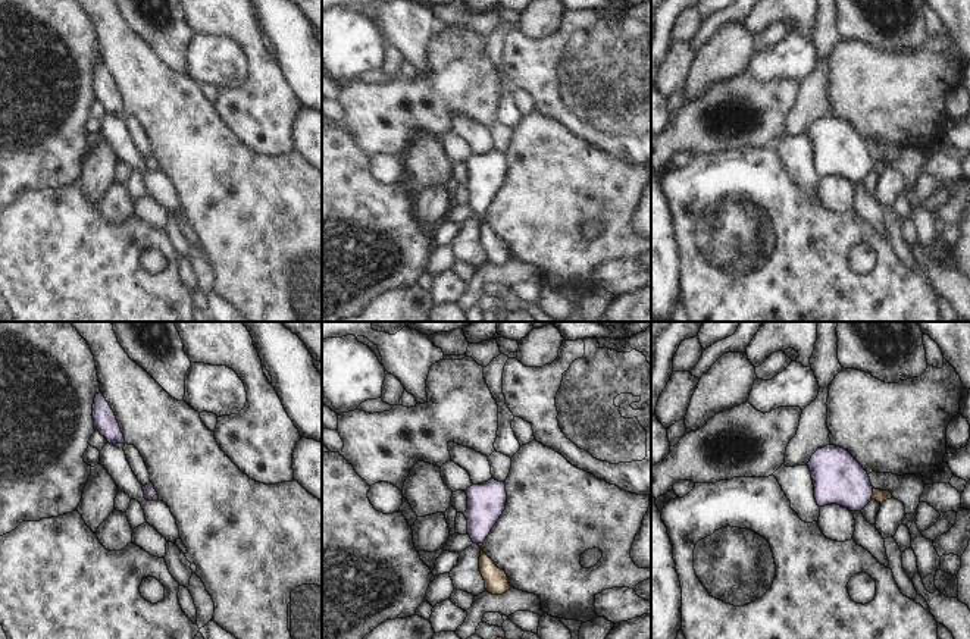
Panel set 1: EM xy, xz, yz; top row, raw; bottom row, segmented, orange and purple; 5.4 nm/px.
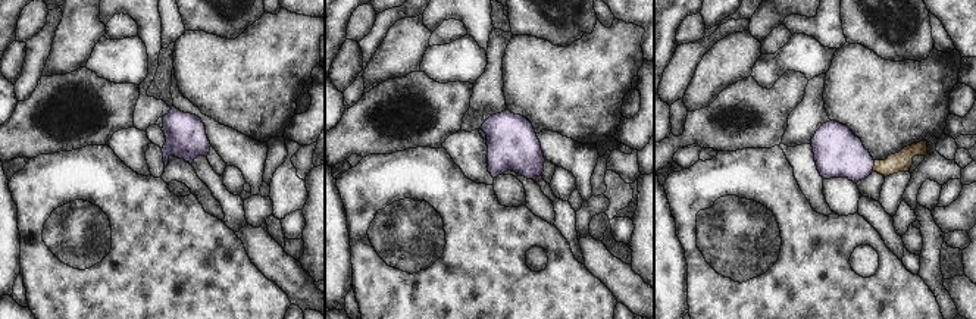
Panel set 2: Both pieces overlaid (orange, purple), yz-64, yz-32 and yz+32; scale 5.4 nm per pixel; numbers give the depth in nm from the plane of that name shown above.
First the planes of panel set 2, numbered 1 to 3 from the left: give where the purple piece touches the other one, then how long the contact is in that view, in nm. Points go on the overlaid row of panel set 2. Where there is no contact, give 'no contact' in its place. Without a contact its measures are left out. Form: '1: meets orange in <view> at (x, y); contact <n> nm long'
1: no contact
2: no contact
3: meets orange in yz+32 at (873, 166); contact 70 nm long

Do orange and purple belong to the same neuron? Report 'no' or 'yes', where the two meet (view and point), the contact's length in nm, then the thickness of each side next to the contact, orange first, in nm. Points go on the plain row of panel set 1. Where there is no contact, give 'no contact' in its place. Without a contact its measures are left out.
yes | yz (873, 165) | 70 nm | 70/280 nm

